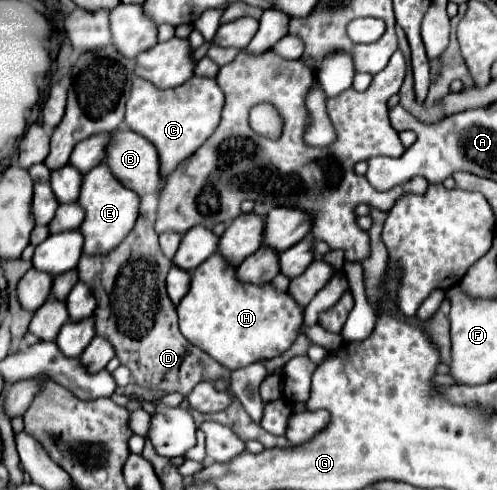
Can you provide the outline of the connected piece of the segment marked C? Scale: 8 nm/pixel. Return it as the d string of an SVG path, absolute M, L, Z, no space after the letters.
M193 76L185 84L169 90L153 88L147 80L133 80L127 100L125 124L155 144L161 164L161 180L165 180L185 158L189 158L217 128L223 108L223 92L213 78Z

